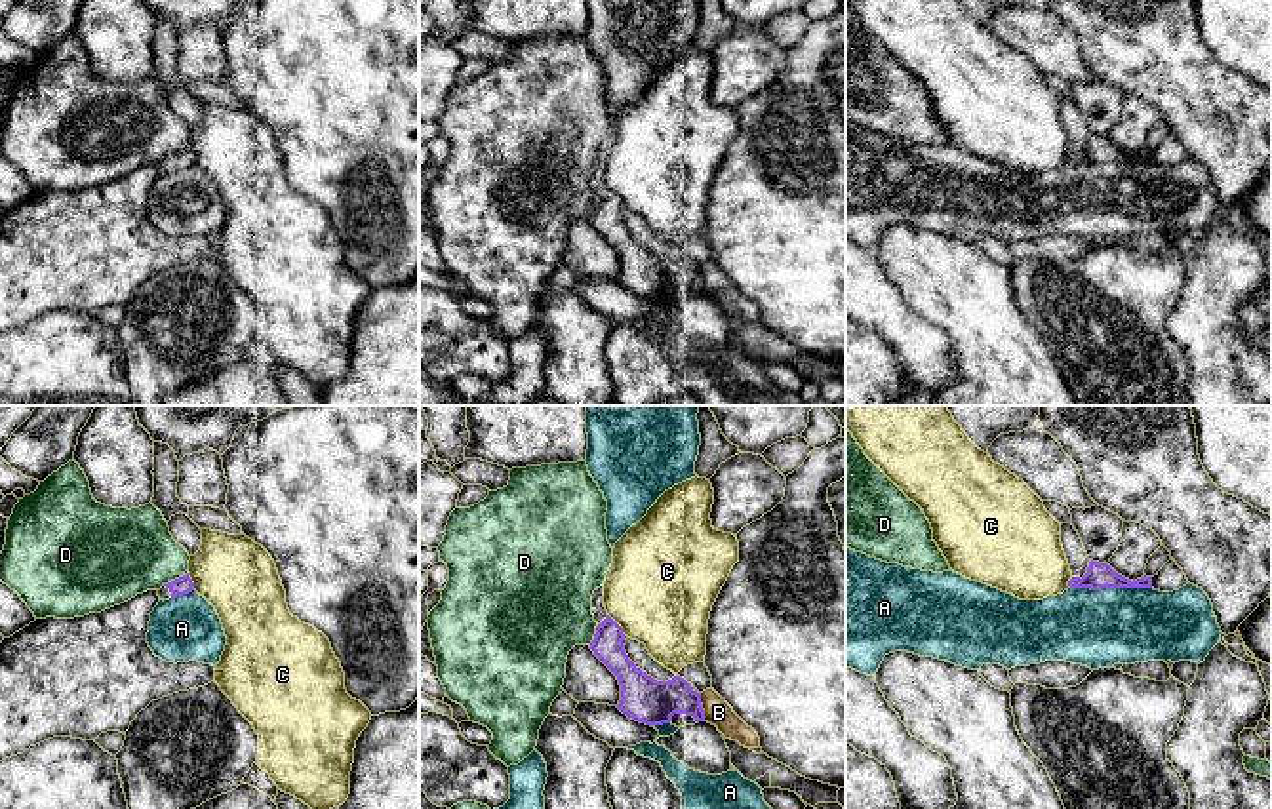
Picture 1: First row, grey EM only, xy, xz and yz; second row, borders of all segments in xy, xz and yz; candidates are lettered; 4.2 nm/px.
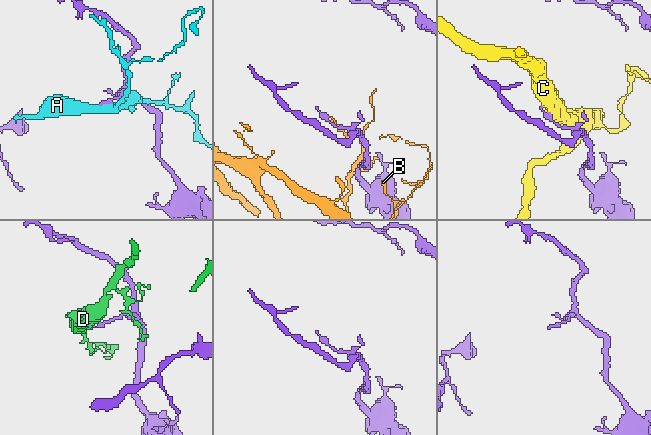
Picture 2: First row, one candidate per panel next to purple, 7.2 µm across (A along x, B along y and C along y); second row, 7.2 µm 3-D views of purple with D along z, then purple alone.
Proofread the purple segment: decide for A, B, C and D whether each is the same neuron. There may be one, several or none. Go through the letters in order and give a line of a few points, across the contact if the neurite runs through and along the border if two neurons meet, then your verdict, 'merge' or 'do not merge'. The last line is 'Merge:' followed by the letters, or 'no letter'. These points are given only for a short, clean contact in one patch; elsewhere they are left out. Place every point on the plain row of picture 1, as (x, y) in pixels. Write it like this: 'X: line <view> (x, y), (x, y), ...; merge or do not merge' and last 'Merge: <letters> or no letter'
A: do not merge
B: do not merge
C: line xz (608, 187), (625, 208); do not merge
D: do not merge
Merge: no letter

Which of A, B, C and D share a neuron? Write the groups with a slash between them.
A / B / C / D

